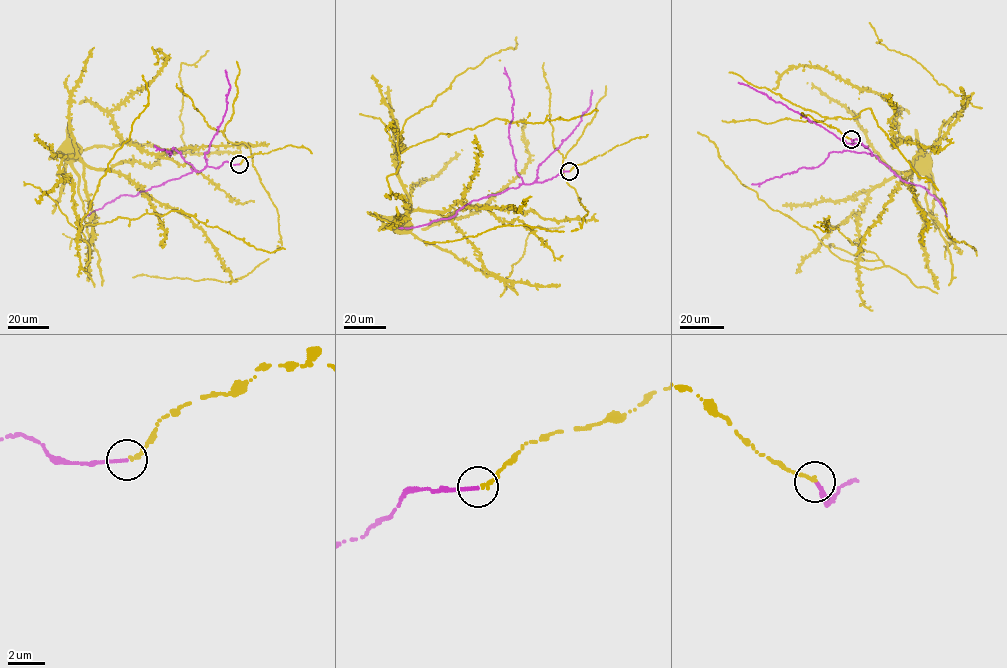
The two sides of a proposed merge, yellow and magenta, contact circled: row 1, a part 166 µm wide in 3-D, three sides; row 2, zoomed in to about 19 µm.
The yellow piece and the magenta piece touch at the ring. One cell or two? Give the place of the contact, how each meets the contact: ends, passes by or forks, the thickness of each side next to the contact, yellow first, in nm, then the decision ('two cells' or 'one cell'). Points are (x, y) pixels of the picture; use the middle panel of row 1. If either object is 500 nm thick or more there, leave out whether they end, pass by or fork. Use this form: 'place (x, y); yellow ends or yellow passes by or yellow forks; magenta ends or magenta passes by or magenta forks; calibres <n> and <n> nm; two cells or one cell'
place (569, 171); yellow ends; magenta ends; calibres 240 and 200 nm; one cell

